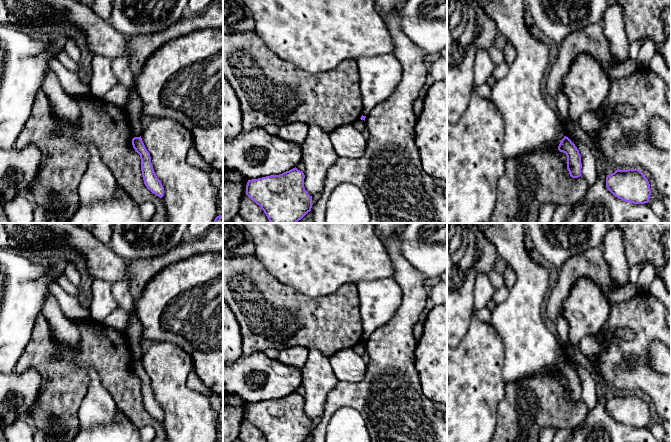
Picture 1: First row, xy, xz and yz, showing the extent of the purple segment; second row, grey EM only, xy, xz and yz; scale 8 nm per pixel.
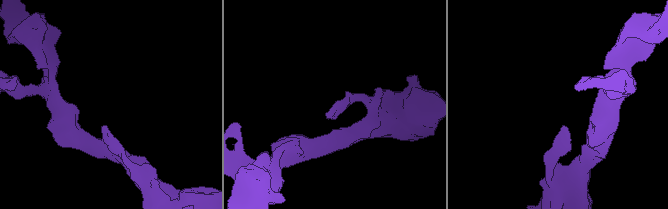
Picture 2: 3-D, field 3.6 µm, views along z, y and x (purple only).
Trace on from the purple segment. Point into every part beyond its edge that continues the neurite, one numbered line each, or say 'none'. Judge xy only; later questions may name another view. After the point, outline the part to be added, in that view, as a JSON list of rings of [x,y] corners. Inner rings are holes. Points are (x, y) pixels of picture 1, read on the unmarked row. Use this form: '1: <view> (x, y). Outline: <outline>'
none

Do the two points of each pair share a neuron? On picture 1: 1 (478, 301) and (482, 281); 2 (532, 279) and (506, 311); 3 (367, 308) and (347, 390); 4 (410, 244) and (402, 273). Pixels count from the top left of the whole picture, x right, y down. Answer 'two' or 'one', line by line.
1: one
2: one
3: two
4: two

